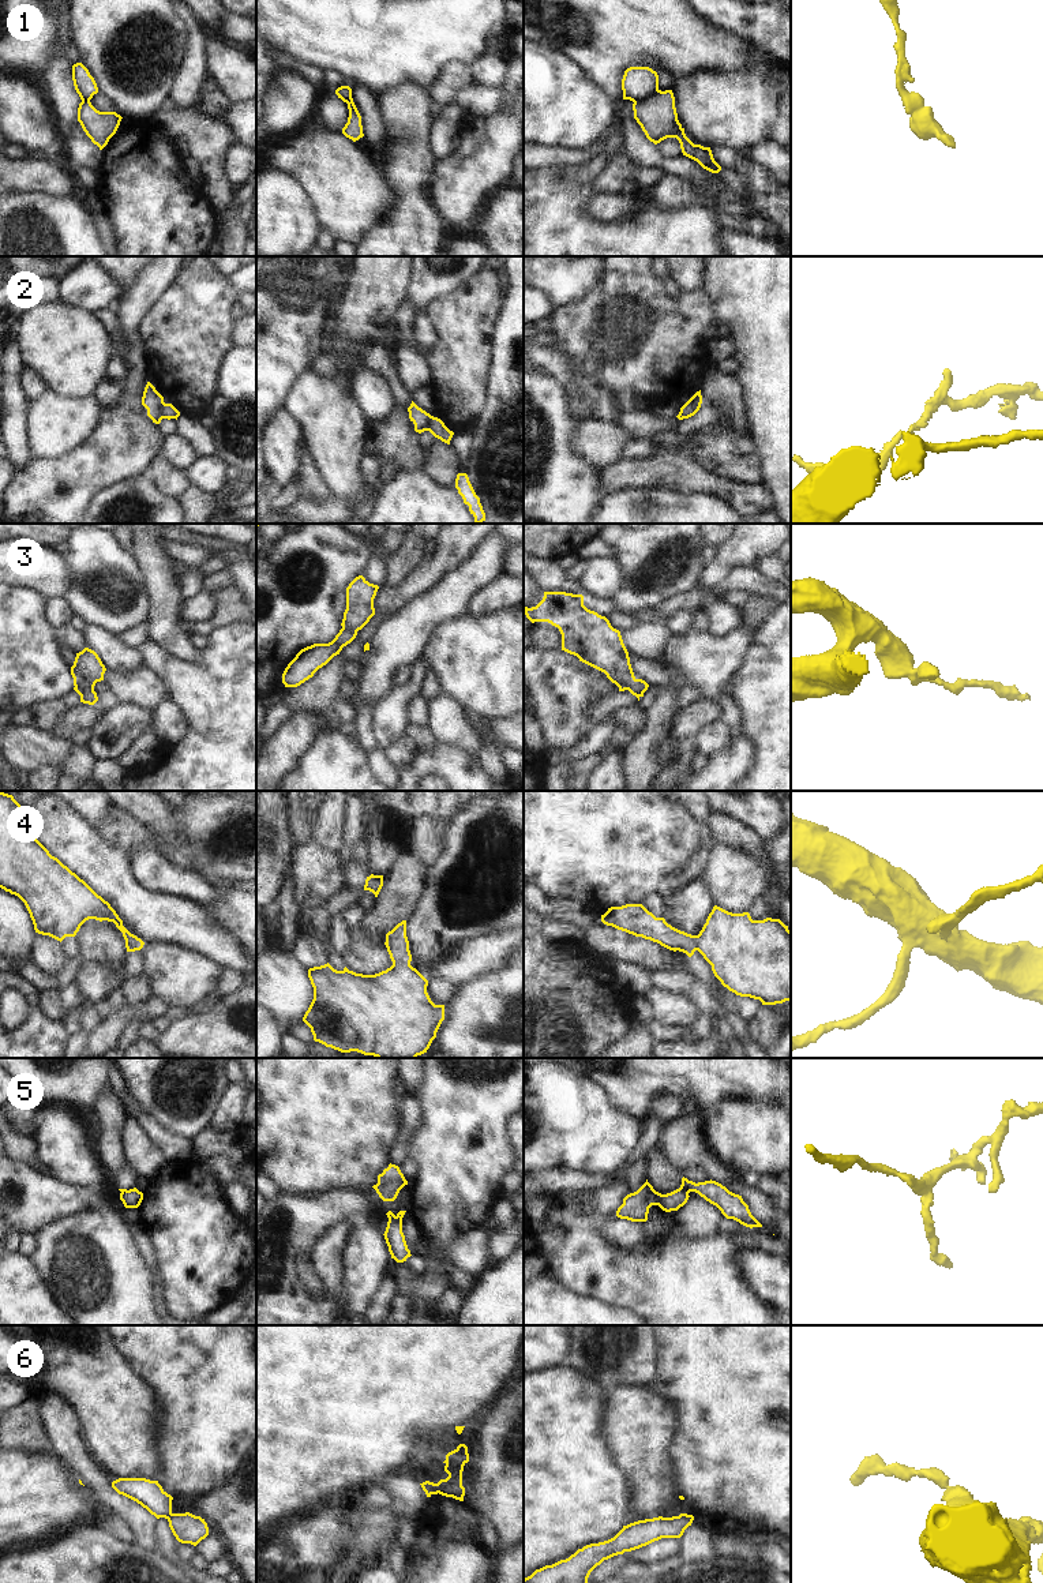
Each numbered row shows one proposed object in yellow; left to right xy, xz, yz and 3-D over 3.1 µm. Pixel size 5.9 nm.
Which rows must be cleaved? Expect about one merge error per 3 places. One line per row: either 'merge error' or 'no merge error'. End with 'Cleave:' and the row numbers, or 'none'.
1: merge error
2: merge error
3: merge error
4: no merge error
5: merge error
6: merge error
Cleave: 1, 2, 3, 5, 6

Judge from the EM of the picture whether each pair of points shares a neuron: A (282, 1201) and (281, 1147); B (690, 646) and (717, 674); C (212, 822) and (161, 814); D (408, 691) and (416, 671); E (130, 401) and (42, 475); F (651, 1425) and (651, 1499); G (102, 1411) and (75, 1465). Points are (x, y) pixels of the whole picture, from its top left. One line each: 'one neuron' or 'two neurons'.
A: two neurons
B: one neuron
C: two neurons
D: one neuron
E: one neuron
F: one neuron
G: two neurons

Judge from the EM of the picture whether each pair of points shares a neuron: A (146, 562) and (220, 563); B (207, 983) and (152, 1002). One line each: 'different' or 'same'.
A: different
B: different

